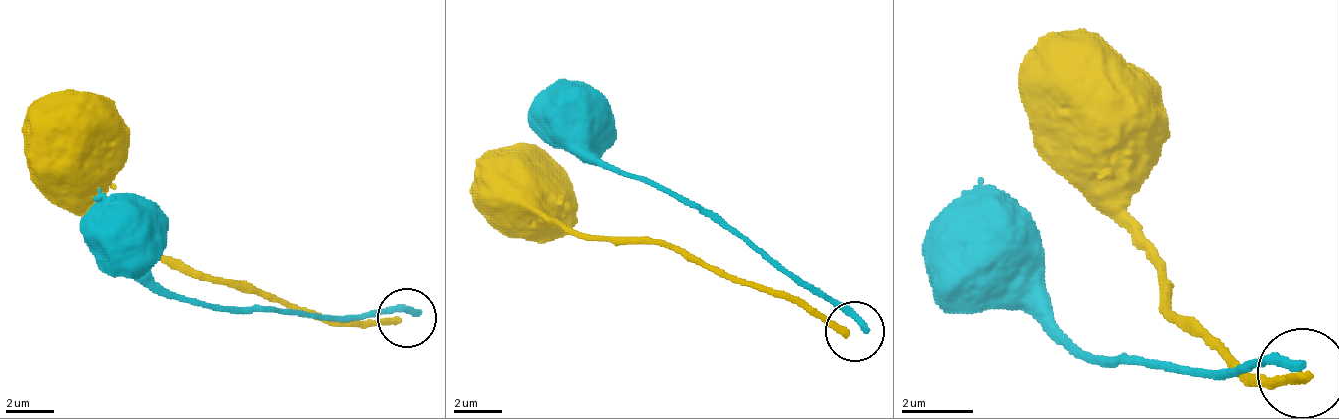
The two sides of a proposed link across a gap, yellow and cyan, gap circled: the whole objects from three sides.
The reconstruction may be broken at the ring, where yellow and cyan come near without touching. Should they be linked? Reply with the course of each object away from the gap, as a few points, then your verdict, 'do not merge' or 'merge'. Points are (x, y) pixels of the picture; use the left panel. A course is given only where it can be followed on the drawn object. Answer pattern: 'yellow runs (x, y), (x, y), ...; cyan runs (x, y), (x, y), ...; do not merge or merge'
yellow runs (402, 317), (336, 323), (223, 282), (169, 270), (68, 192), (38, 162), (56, 156); cyan runs (408, 311), (247, 311), (175, 300), (127, 252), (122, 210), (98, 186); do not merge

